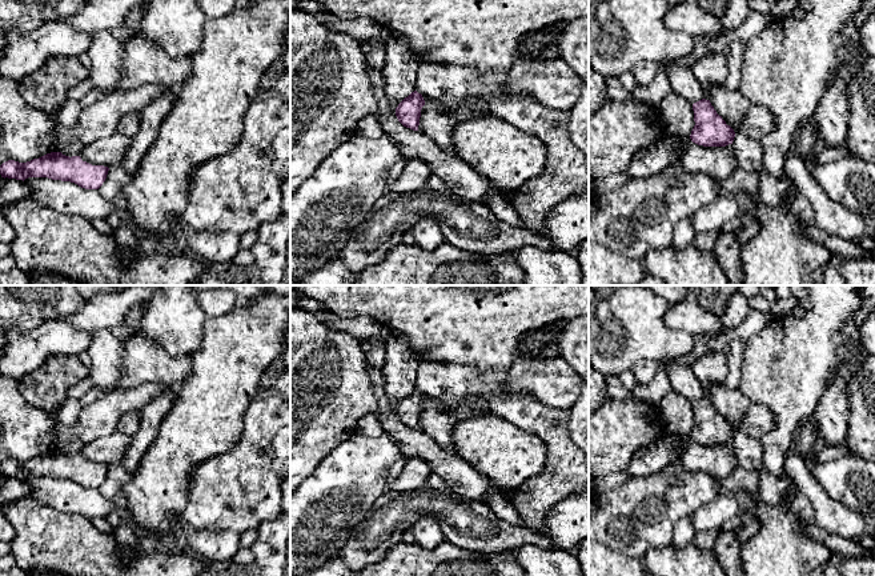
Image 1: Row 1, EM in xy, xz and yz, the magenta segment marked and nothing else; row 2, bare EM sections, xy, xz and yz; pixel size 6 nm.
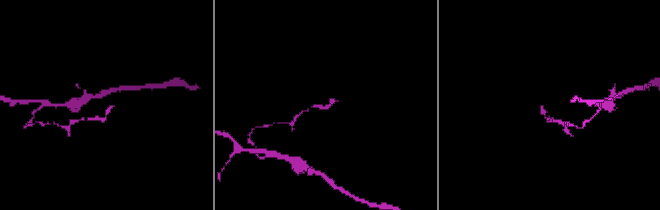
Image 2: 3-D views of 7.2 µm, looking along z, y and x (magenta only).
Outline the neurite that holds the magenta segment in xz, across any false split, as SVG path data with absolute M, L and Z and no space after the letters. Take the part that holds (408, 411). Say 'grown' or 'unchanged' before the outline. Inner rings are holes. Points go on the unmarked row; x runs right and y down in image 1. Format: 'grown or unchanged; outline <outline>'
unchanged; outline M417 389L405 396L396 407L396 415L398 420L413 429L418 429L421 408L425 404L425 399Z

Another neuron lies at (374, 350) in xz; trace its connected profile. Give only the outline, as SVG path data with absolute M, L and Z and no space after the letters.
M378 339L361 341L368 367L382 369L386 360L386 343Z

